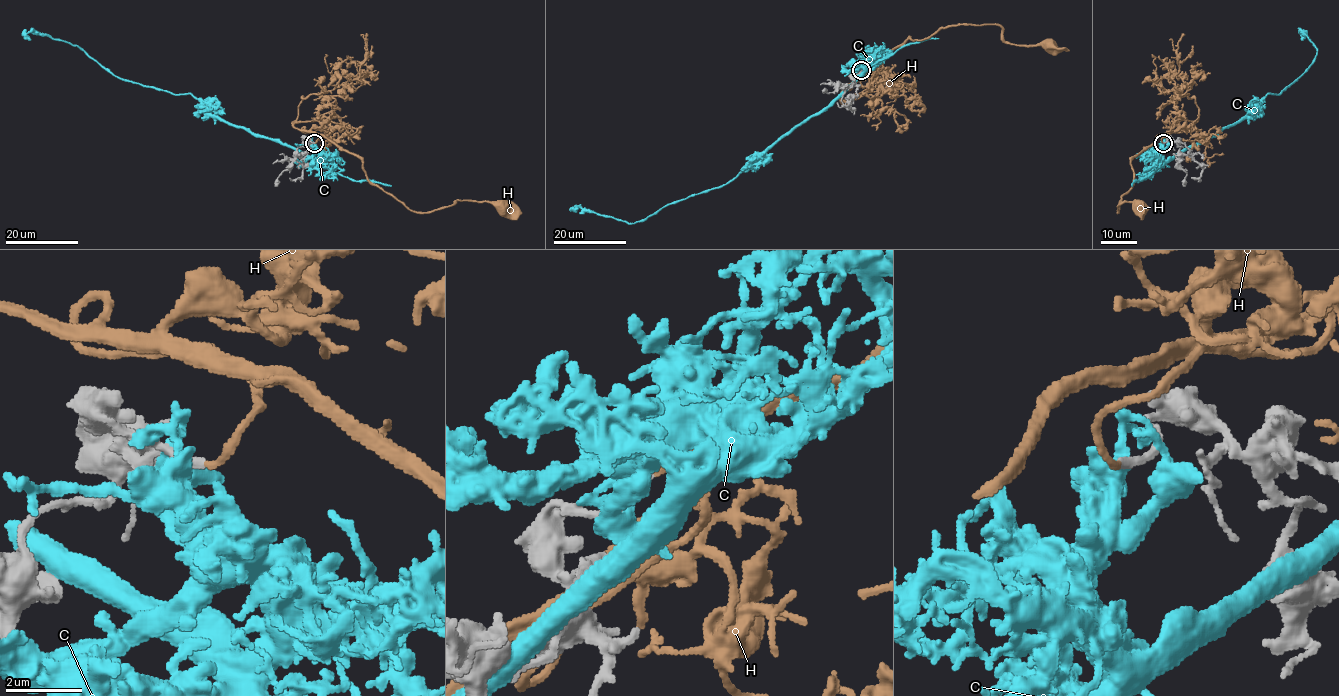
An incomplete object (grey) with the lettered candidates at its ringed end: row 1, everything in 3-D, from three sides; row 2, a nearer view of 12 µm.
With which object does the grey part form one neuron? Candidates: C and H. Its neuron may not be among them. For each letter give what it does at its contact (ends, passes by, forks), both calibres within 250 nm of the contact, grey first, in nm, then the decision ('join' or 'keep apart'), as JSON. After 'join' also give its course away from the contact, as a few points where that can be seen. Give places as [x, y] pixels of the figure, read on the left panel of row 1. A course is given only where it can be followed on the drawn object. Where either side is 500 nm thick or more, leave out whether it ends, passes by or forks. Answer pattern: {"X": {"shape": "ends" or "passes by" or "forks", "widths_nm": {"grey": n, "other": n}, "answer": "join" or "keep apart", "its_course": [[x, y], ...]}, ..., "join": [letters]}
{"C": {"shape": "forks", "widths_nm": {"grey": 240, "other": 320}, "answer": "keep apart"}, "H": {"shape": "ends", "widths_nm": {"grey": 190, "other": 170}, "answer": "join", "its_course": [[314, 143], [322, 135], [355, 154], [370, 182], [412, 211], [430, 213], [458, 201], [504, 207]]}, "join": ["H"]}

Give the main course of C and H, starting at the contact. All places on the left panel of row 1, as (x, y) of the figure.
C: (312, 143), (316, 160), (213, 117), (191, 94), (121, 79), (62, 40), (34, 31), (26, 34), (31, 39)
H: (314, 143), (322, 135), (355, 154), (370, 182), (412, 211), (430, 213), (458, 201), (504, 207)

